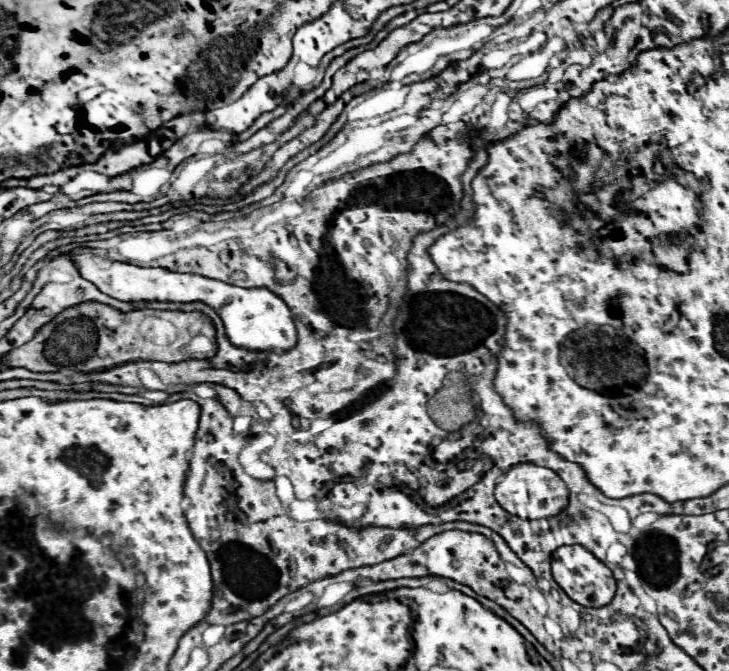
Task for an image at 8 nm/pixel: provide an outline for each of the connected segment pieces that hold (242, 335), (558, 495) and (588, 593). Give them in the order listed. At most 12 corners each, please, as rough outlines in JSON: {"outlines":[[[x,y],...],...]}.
{"outlines":[[[74,256],[122,302],[204,302],[236,348],[288,352],[290,308],[266,288]],[[512,466],[496,502],[524,520],[550,518],[568,488],[550,468]],[[578,544],[552,554],[552,576],[584,608],[606,606],[612,572]]]}

